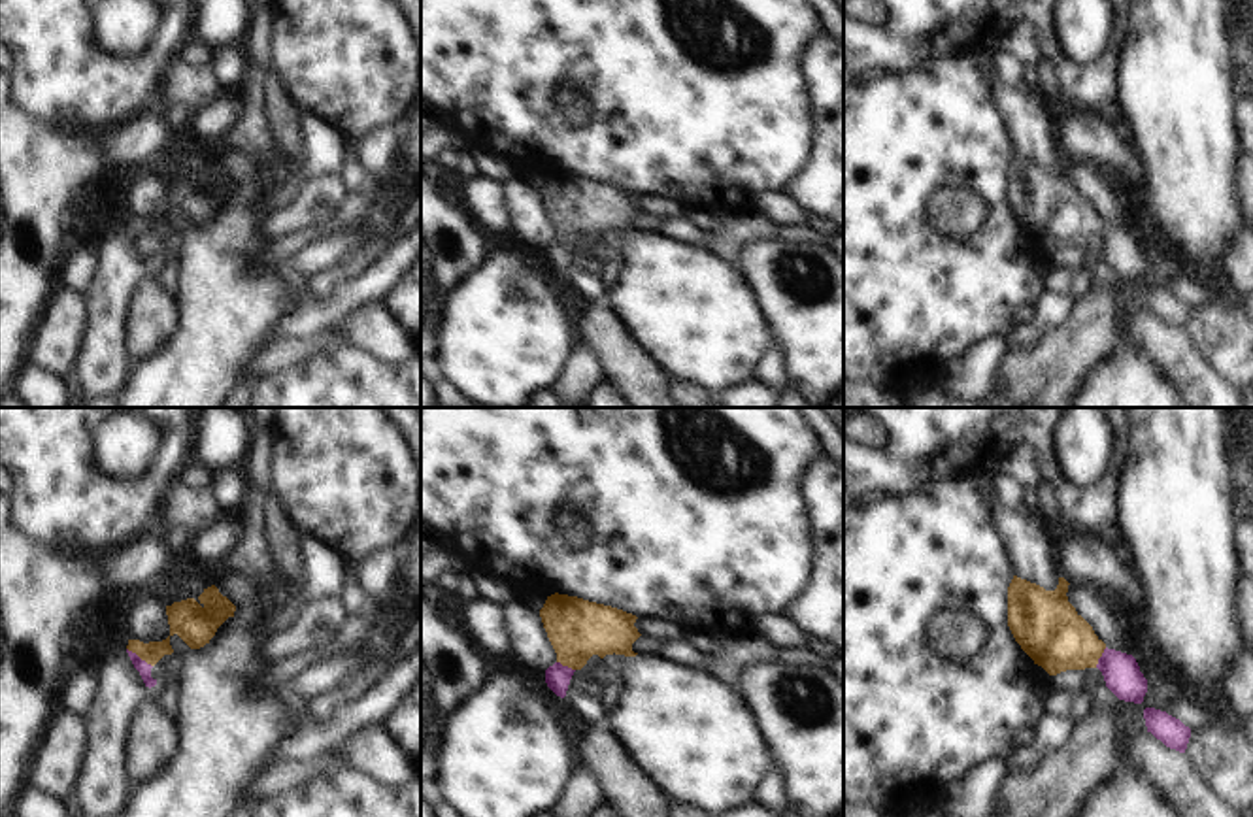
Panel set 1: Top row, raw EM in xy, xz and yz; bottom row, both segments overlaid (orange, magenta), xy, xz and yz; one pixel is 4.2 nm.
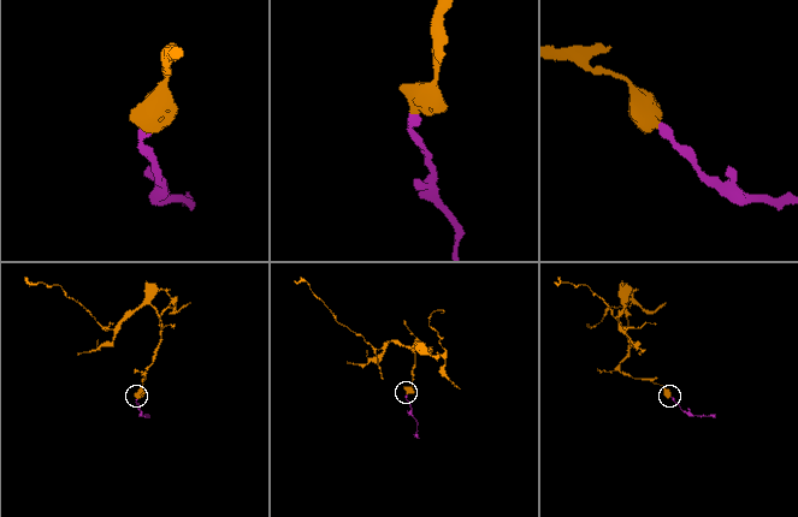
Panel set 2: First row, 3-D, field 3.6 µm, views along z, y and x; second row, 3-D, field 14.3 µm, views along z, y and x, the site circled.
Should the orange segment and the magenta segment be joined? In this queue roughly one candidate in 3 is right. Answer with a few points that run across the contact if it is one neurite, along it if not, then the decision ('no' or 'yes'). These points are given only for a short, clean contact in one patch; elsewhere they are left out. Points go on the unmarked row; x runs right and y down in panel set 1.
line xy (185, 197), (157, 227), (140, 234), (142, 244); yes

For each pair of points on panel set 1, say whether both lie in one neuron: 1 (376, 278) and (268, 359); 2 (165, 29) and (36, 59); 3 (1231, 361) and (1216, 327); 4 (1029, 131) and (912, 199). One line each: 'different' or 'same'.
1: same
2: same
3: same
4: different

